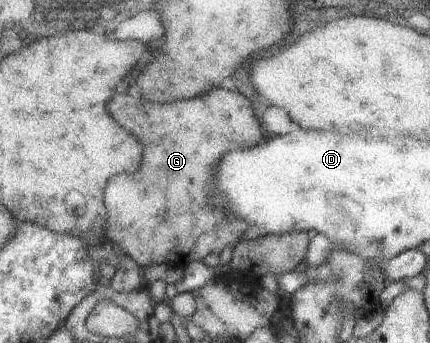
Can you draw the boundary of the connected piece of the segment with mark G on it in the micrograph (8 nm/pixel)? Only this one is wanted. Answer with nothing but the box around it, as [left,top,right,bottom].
[103,89,261,269]

